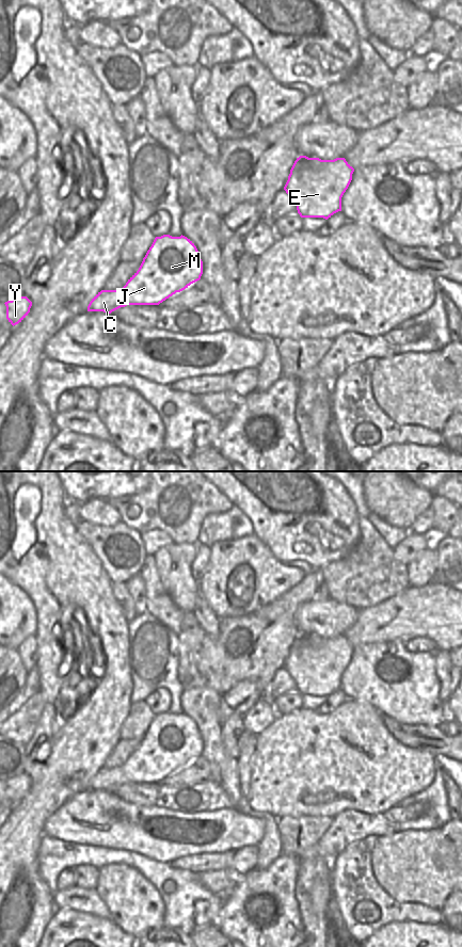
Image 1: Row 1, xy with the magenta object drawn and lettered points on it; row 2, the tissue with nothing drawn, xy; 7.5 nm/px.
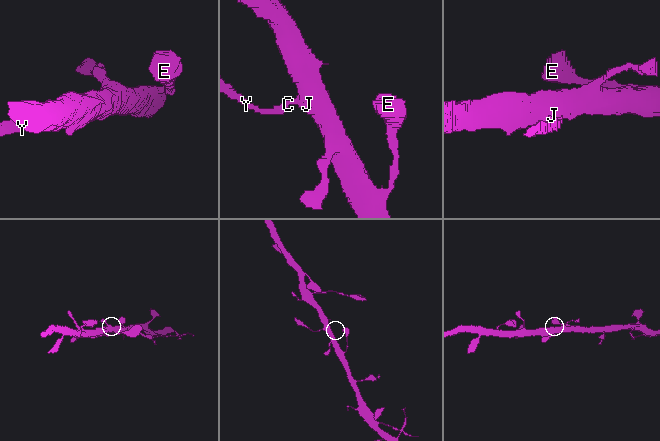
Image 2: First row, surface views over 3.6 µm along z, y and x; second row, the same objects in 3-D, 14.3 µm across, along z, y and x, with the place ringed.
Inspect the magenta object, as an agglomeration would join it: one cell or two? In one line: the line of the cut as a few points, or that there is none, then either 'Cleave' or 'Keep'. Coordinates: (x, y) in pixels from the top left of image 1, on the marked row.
No split. Keep

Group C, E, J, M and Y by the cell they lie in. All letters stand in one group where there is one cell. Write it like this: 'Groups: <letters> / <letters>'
Groups: C E J M Y

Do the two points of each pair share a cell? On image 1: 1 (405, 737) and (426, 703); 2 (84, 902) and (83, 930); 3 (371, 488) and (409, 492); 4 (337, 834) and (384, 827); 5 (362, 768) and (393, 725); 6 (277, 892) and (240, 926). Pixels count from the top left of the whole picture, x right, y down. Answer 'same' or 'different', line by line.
1: different
2: different
3: same
4: same
5: different
6: same

